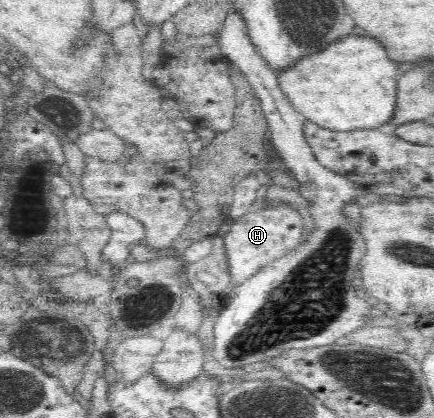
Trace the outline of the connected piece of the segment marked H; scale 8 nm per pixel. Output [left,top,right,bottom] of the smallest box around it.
[222,203,306,293]

